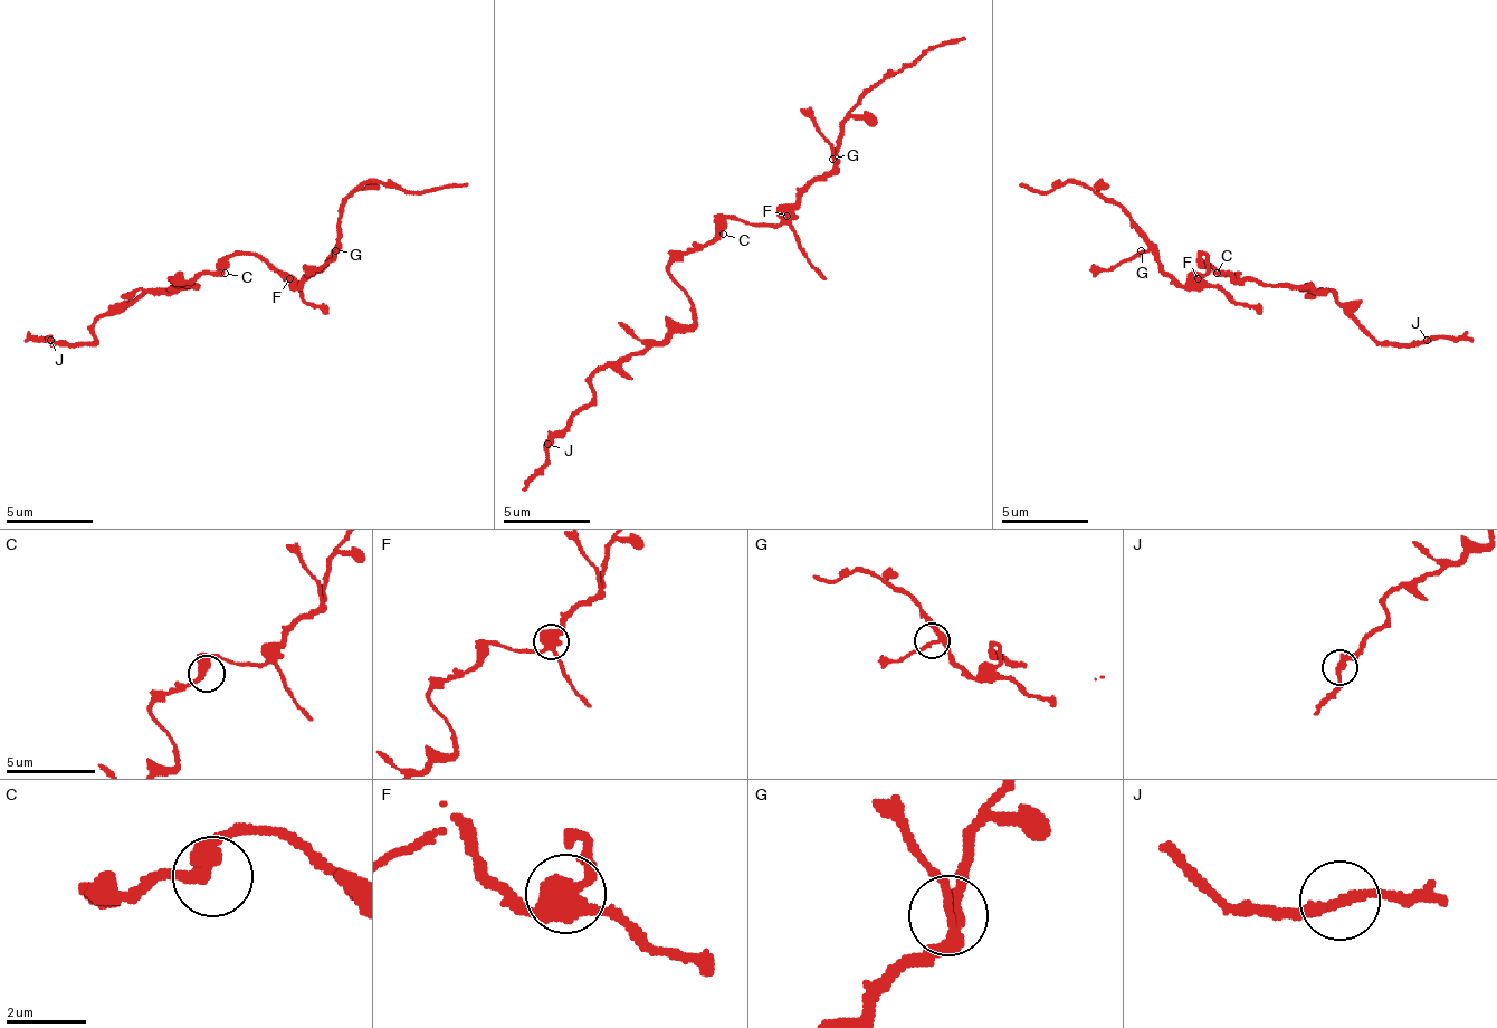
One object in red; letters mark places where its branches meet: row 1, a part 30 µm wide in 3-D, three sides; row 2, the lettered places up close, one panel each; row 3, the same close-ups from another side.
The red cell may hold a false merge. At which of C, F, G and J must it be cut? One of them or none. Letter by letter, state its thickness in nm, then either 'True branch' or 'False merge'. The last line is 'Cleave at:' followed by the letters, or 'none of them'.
C: Thickness 380 nm. True branch
F: Thickness 480 nm. False merge
G: Thickness 240 nm. True branch
J: Thickness 280 nm. True branch
Cleave at: F

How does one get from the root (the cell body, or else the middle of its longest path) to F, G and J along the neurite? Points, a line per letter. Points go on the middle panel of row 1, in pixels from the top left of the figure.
F: (718, 229), (727, 221), (780, 225), (788, 217)
G: (718, 229), (727, 221), (775, 225), (784, 212), (831, 169), (831, 160)
J: (718, 229), (705, 243), (693, 243), (670, 264), (693, 321), (606, 364), (592, 378), (592, 399), (549, 443)

